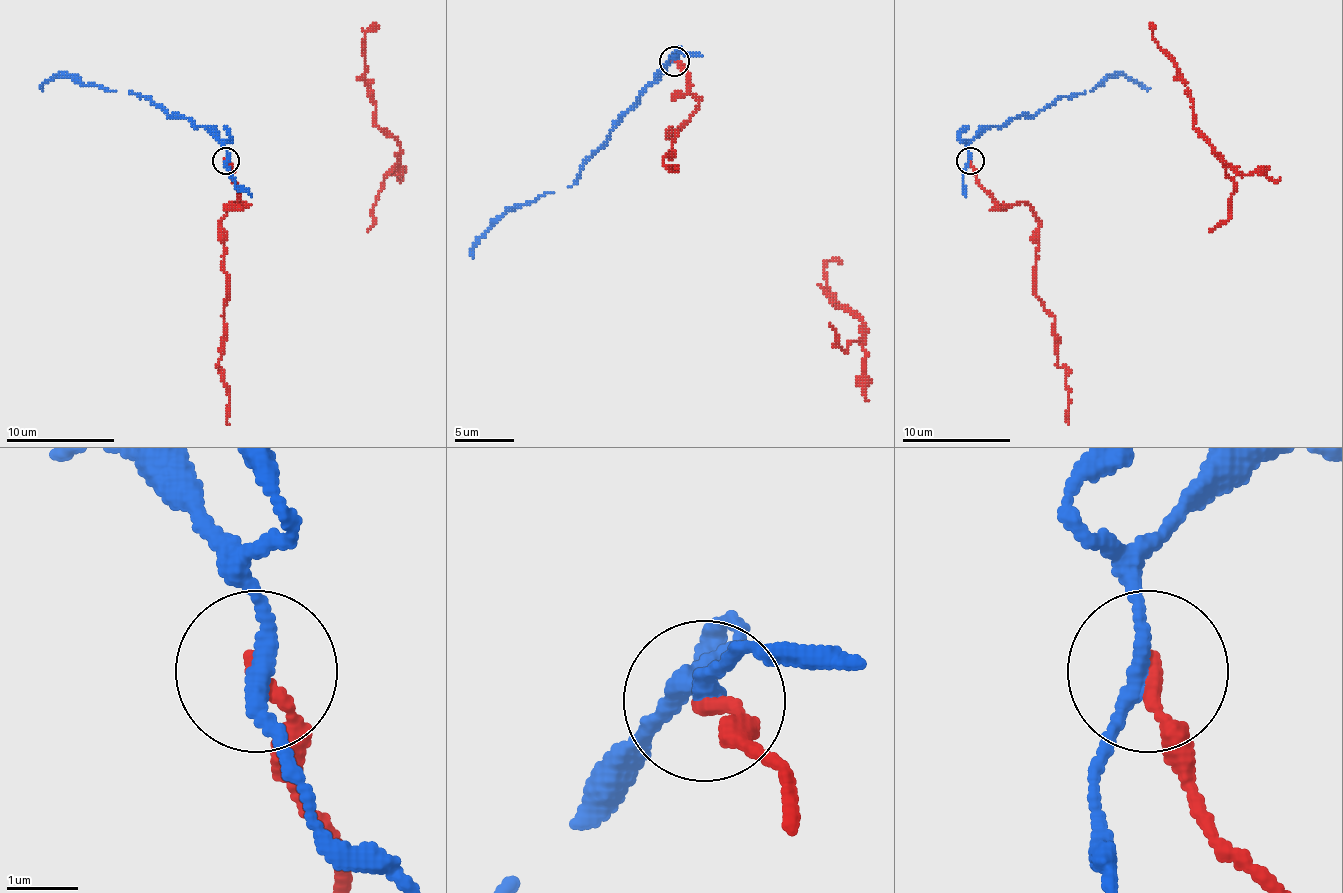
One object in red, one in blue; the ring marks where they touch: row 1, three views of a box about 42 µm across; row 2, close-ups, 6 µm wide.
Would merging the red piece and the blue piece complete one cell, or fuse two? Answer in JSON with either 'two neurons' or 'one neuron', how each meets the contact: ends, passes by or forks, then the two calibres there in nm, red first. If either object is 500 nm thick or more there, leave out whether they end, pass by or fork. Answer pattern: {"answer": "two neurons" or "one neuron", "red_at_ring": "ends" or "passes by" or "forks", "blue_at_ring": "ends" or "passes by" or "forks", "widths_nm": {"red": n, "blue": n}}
{"answer": "two neurons", "red_at_ring": "ends", "blue_at_ring": "passes by", "widths_nm": {"red": 220, "blue": 220}}

